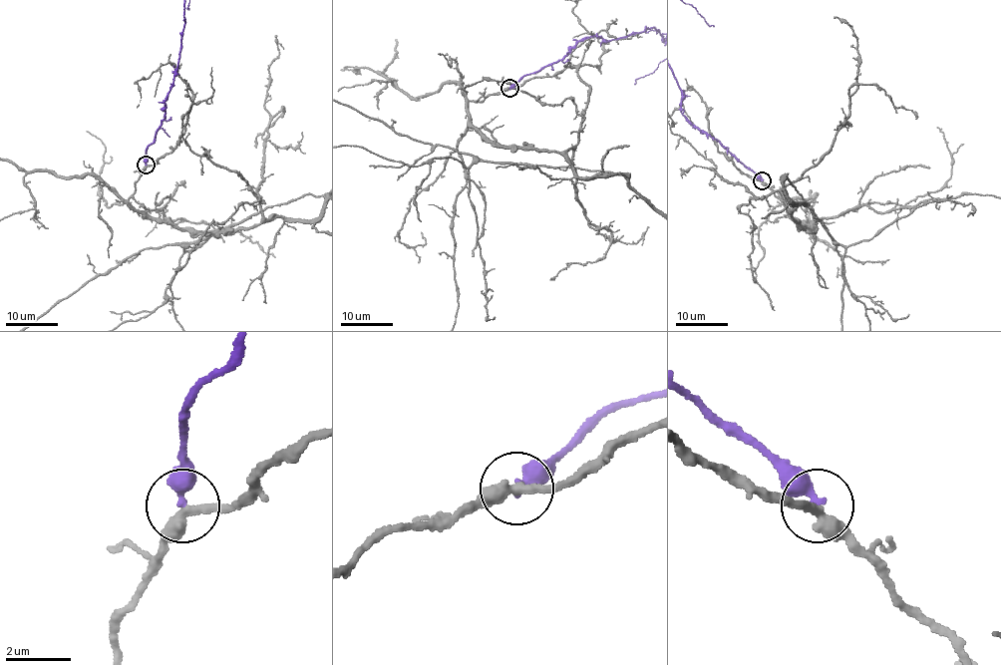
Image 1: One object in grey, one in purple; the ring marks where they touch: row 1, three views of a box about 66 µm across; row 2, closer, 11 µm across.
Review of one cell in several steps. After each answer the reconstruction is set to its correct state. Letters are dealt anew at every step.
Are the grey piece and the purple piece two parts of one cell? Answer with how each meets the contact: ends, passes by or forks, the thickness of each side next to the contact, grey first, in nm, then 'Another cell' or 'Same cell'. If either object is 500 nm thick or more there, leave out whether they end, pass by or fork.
At the ring grey passes by. At the ring purple ends. Thickness 340 nm (grey) against 400 nm. Another cell

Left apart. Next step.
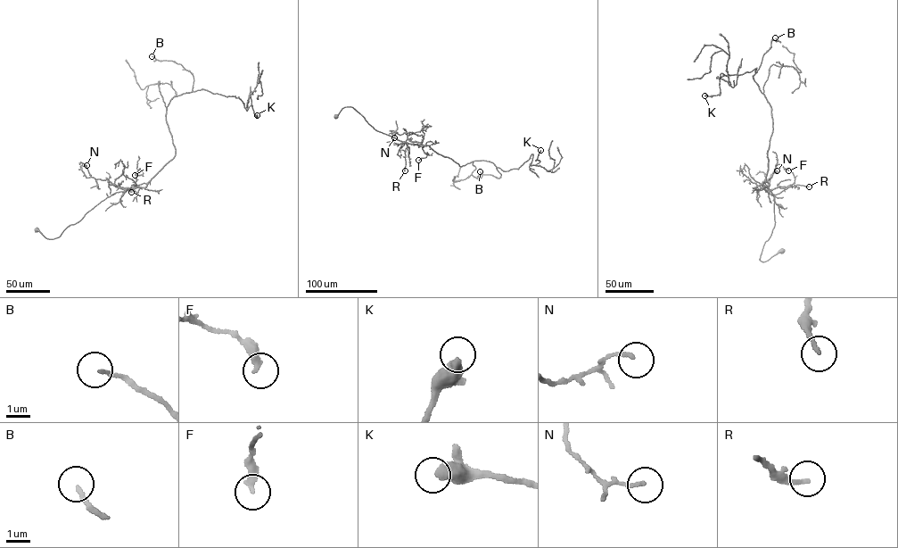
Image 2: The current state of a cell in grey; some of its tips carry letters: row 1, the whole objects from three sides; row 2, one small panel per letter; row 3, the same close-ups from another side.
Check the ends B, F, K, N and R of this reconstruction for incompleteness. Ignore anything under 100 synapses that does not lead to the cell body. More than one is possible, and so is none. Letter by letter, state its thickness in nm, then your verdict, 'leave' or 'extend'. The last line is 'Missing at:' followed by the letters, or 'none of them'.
B: calibre 150 nm; leave
F: calibre 320 nm; leave
K: calibre 550 nm; leave
N: calibre 140 nm; leave
R: calibre 160 nm; leave
Missing at: none of them

